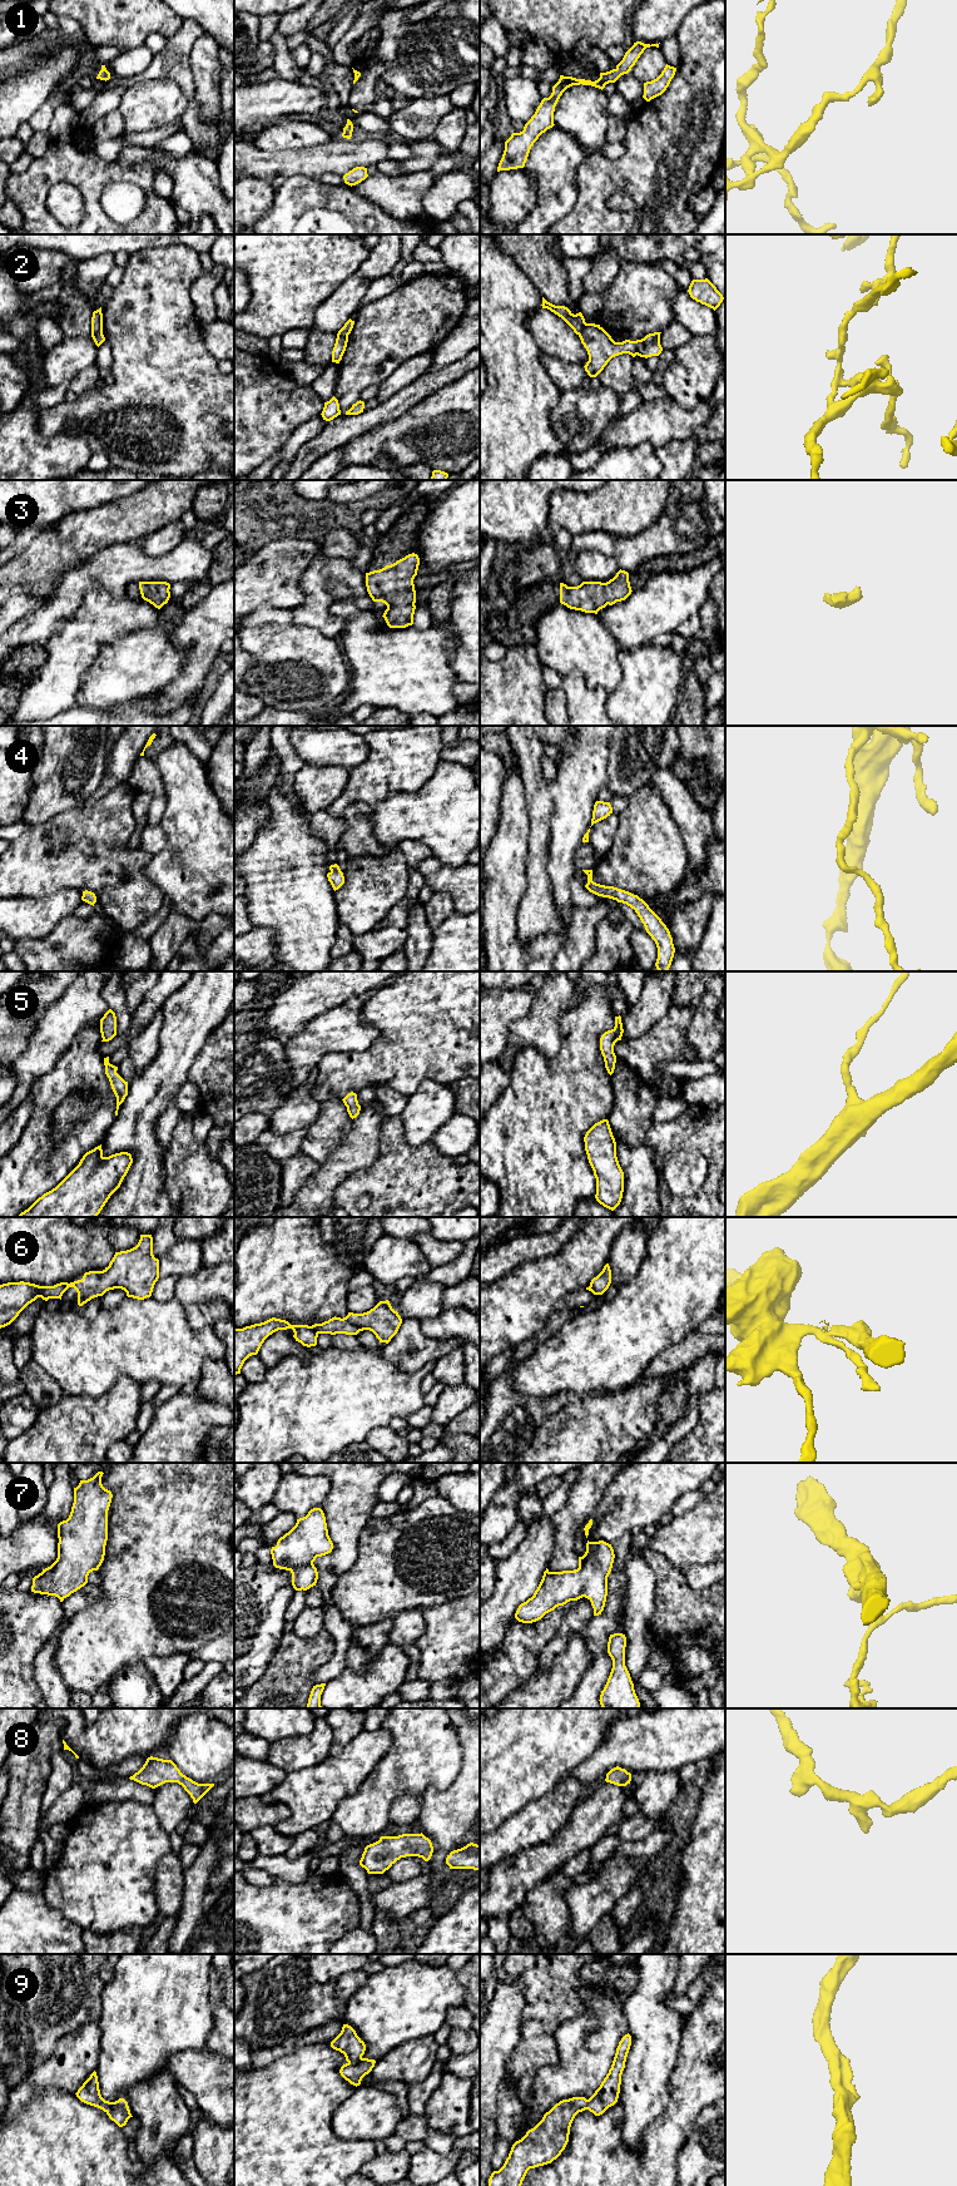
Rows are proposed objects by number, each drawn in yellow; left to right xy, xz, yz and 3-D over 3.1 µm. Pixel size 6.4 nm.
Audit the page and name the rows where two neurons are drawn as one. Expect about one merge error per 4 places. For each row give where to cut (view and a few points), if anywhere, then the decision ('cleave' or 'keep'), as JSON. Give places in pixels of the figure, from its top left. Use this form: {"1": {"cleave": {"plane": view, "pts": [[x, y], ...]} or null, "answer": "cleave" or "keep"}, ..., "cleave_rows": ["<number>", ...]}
{"1": {"cleave": null, "answer": "keep"}, "2": {"cleave": {"plane": "yz", "pts": [[585, 322], [579, 335]]}, "answer": "cleave"}, "3": {"cleave": null, "answer": "keep"}, "4": {"cleave": null, "answer": "keep"}, "5": {"cleave": null, "answer": "keep"}, "6": {"cleave": {"plane": "xy", "pts": [[69, 1284], [63, 1291]]}, "answer": "cleave"}, "7": {"cleave": null, "answer": "keep"}, "8": {"cleave": null, "answer": "keep"}, "9": {"cleave": null, "answer": "keep"}, "cleave_rows": ["2", "6"]}

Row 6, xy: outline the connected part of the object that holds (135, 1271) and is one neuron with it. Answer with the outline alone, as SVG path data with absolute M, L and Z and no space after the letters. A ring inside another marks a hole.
M140 1235L135 1247L115 1252L108 1267L85 1272L81 1280L70 1282L65 1291L69 1287L76 1290L79 1306L114 1289L124 1290L128 1297L144 1300L152 1296L158 1279L159 1260L153 1255L153 1237Z

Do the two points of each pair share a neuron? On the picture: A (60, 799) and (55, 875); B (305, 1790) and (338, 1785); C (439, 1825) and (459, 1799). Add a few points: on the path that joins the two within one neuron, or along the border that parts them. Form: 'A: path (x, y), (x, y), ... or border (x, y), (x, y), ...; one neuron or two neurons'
A: border (82, 805), (62, 811), (33, 826); two neurons
B: path (313, 1790), (330, 1785); one neuron
C: path (445, 1819), (446, 1814), (455, 1805); one neuron

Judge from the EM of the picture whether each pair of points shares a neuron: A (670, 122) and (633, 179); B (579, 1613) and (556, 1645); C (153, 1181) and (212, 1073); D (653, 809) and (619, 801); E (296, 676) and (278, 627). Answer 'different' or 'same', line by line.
A: same
B: same
C: different
D: different
E: same

